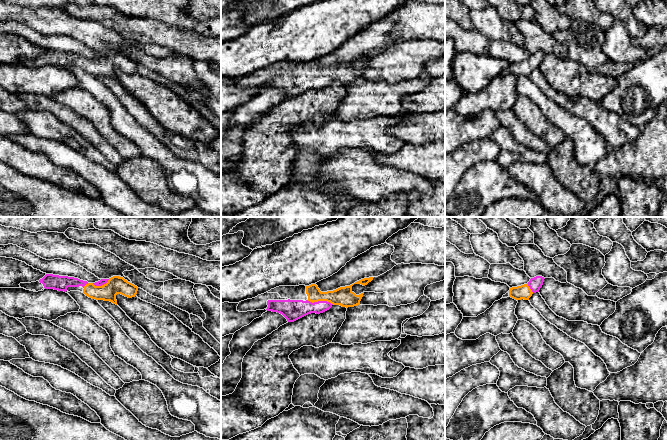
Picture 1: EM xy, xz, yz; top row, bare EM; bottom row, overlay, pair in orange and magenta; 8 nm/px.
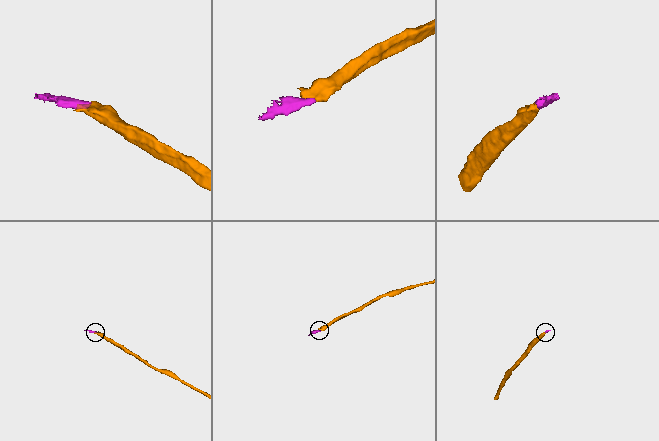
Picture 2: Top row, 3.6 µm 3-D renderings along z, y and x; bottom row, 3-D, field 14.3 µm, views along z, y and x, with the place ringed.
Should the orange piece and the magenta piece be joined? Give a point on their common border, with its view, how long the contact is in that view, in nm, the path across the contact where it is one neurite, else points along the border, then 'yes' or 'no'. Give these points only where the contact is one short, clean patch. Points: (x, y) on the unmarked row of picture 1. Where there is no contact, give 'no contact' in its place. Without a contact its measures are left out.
contact xz (320, 76); length 220 nm; way xz (343, 72), (320, 76), (313, 81), (292, 86); yes

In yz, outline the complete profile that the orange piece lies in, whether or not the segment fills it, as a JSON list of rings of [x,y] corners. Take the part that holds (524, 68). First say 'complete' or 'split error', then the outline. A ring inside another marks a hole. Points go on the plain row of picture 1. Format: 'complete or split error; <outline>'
split error; [[[536,52],[531,54],[527,60],[512,63],[509,66],[509,72],[515,76],[529,76],[533,69],[539,68],[543,61],[544,53]]]

